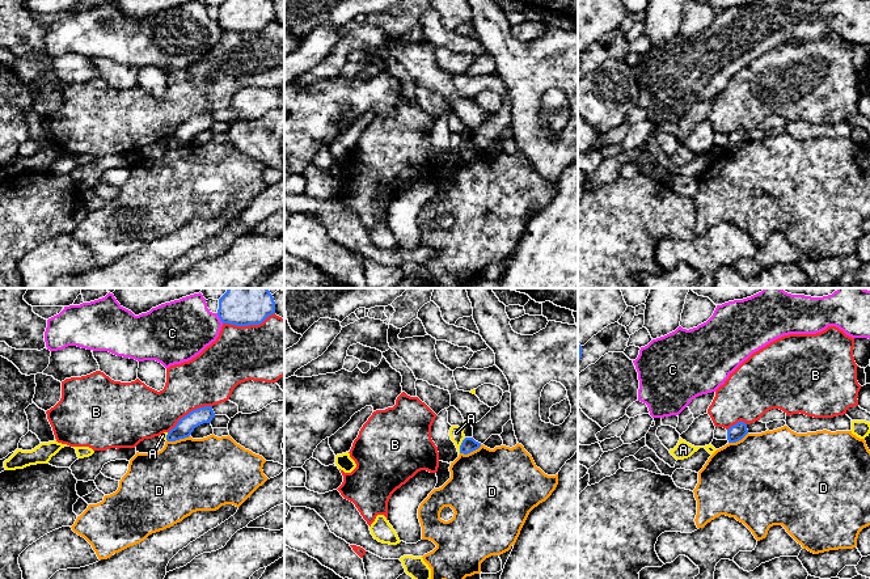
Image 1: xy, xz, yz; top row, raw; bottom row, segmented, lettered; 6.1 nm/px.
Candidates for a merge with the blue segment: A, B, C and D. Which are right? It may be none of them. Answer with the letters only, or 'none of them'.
none of them

